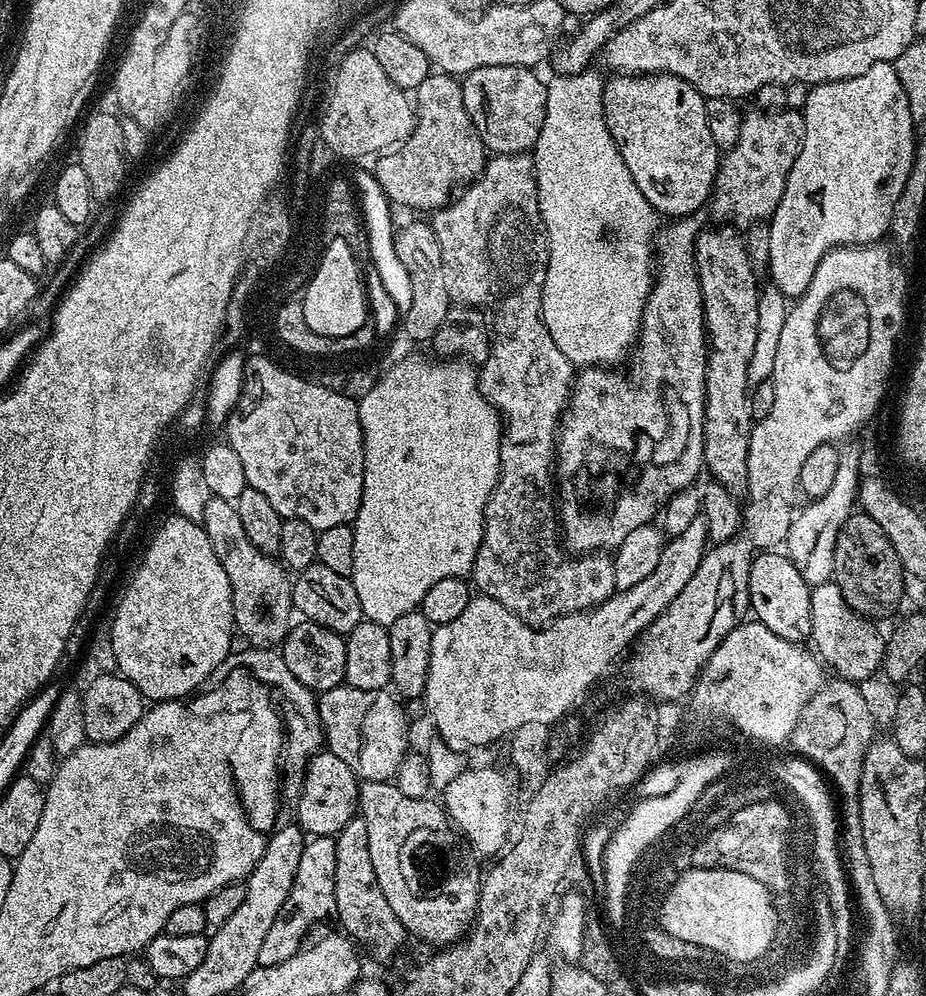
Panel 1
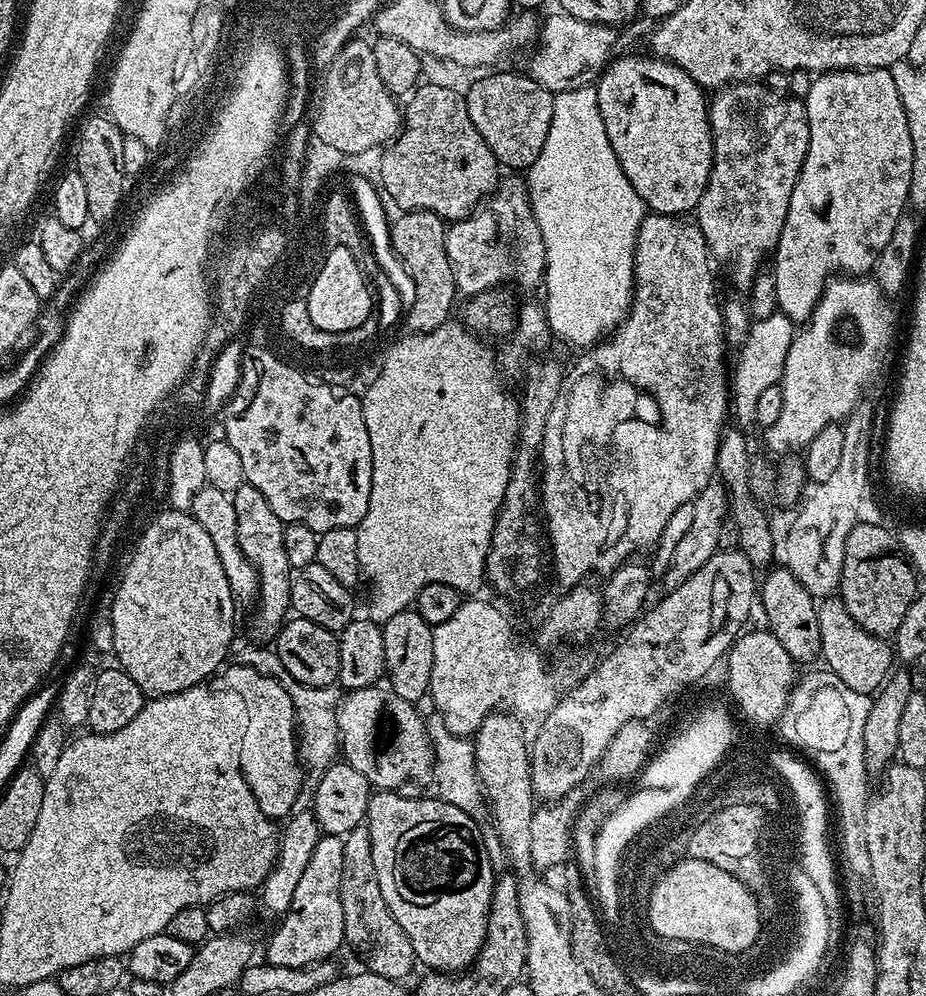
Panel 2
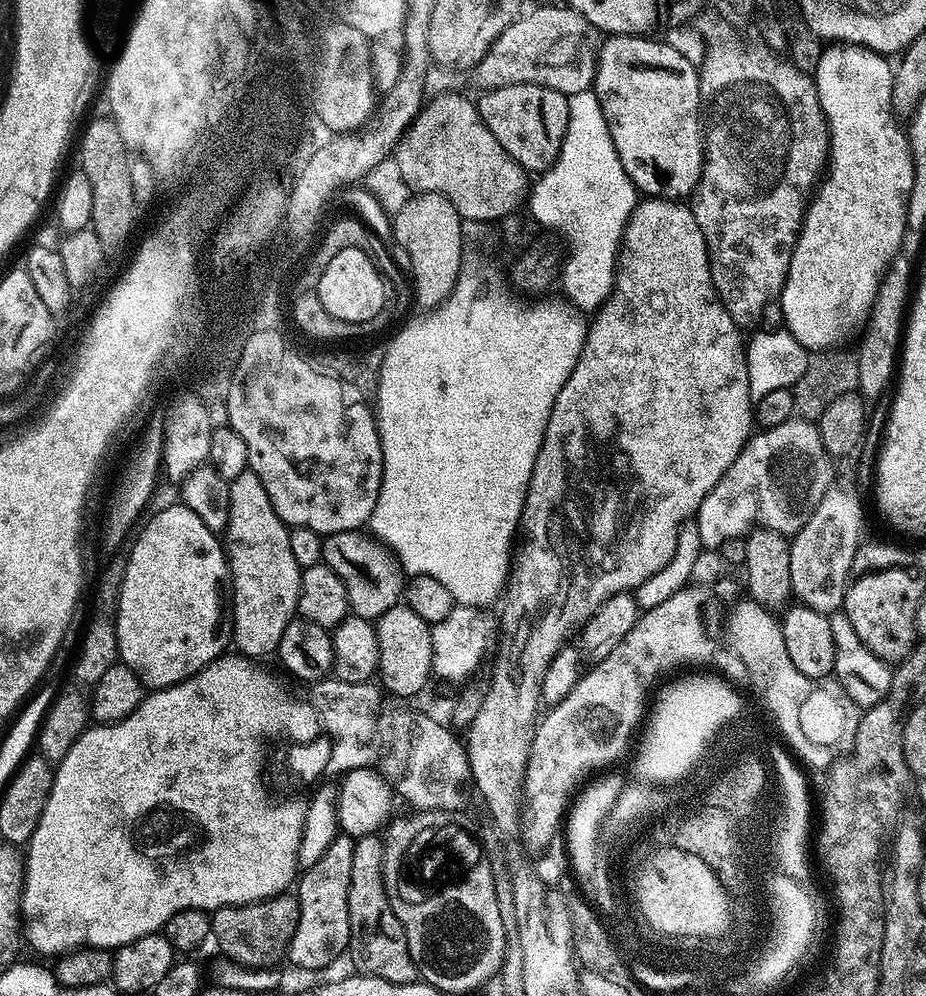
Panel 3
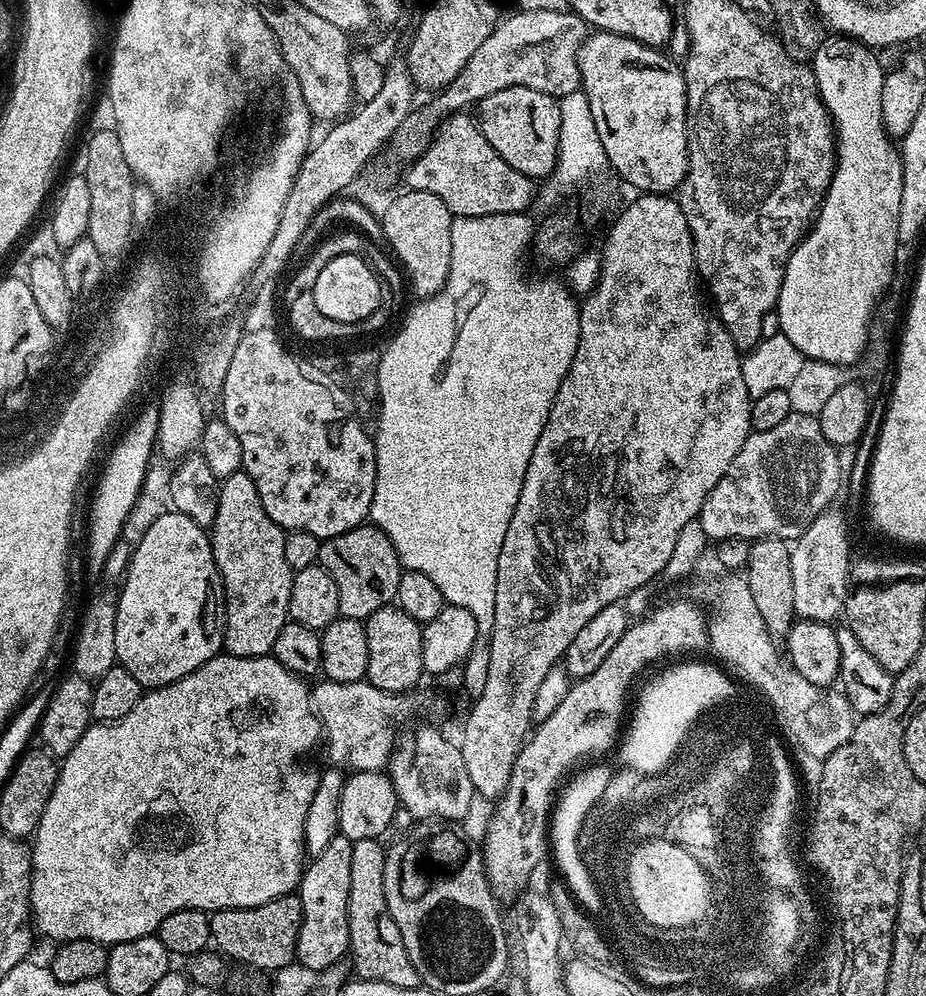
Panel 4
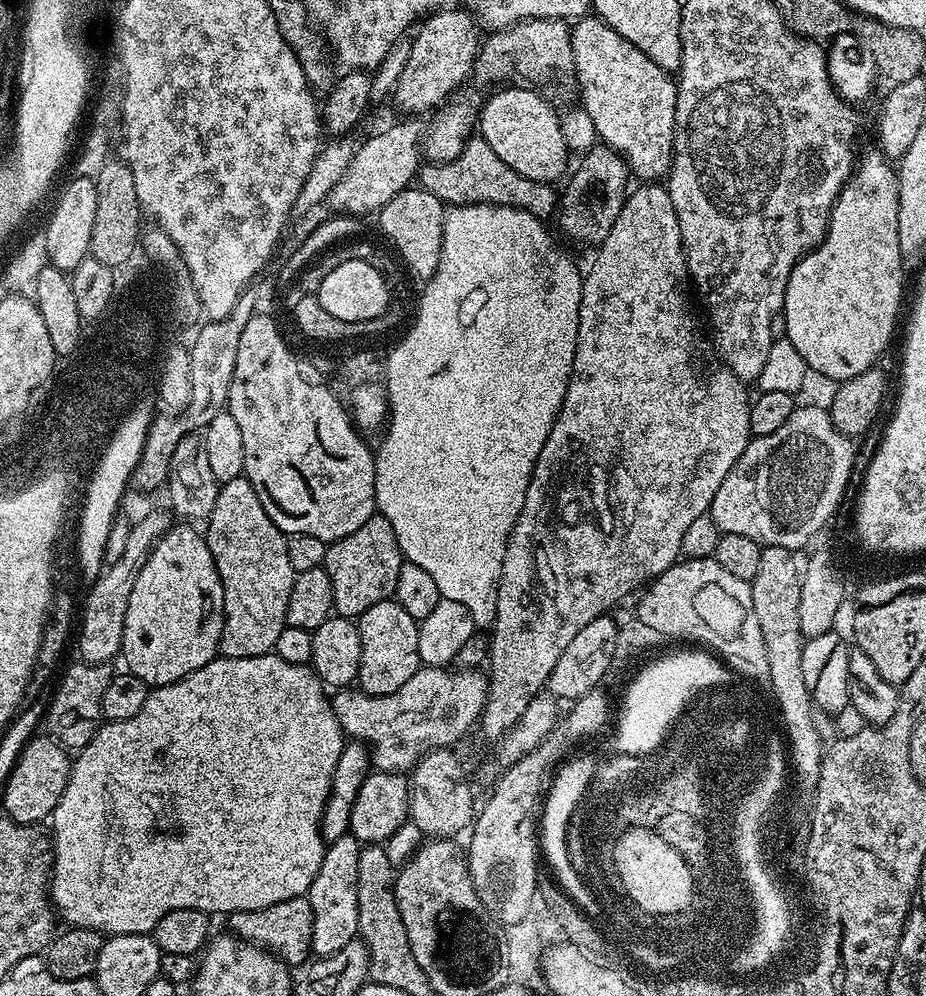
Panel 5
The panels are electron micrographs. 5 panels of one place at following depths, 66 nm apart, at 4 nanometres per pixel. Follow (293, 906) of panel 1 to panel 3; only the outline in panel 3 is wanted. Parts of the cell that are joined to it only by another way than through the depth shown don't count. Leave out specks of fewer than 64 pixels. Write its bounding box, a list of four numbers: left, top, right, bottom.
[286,835,356,972]

